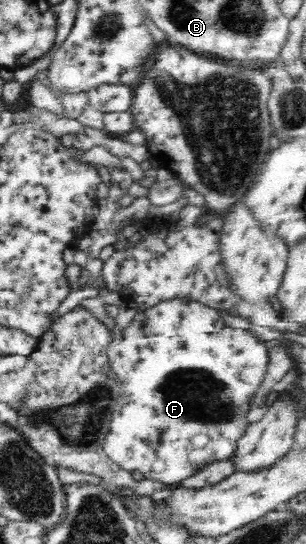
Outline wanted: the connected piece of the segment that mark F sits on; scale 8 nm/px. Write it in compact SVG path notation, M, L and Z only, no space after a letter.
M172 298L158 302L155 306L147 308L145 312L139 310L139 314L123 328L119 328L108 351L108 362L115 369L117 377L123 381L123 406L115 410L111 416L108 433L105 435L102 449L106 458L114 462L118 468L127 470L140 478L155 479L167 485L179 484L184 478L192 475L199 467L205 466L213 461L231 458L239 437L244 433L244 428L253 420L250 418L249 398L257 390L257 386L263 383L267 371L267 348L261 340L257 340L253 334L231 328L229 320L223 320L227 314L225 310L215 310L209 308L201 302L187 302L186 299Z

